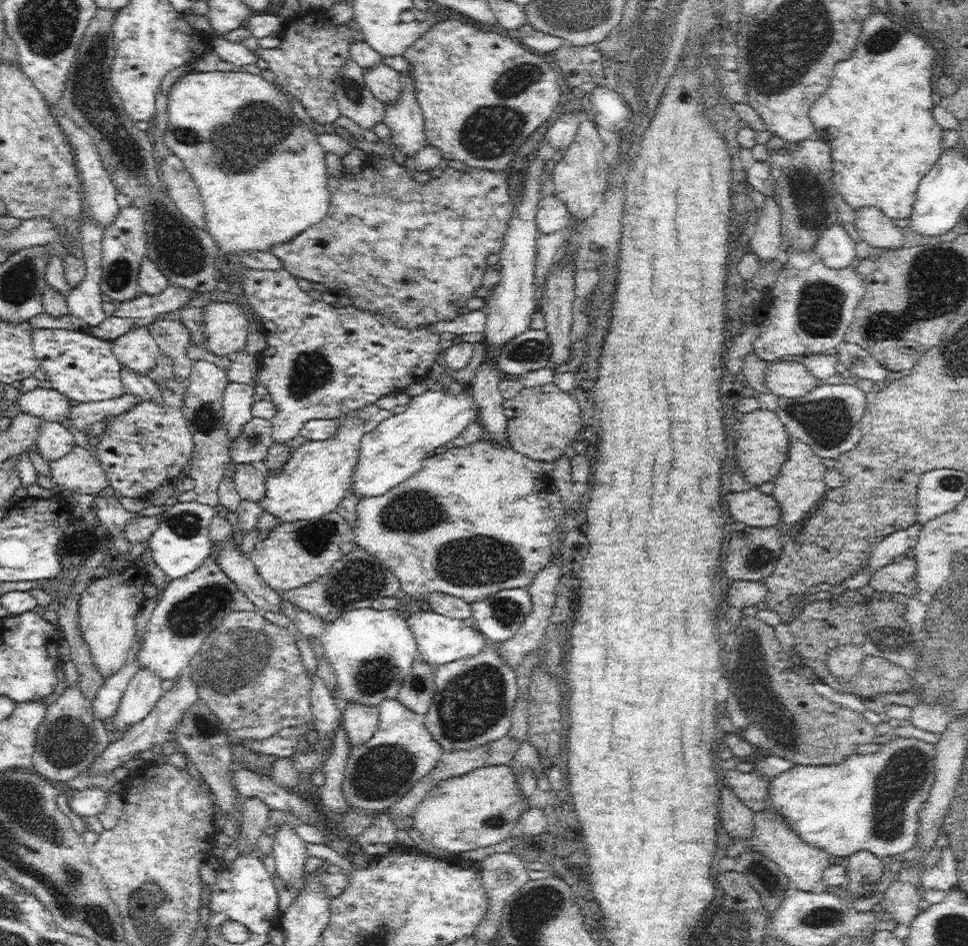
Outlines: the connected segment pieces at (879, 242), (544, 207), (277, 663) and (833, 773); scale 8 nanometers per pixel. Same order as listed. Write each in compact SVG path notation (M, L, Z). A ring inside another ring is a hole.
M873 206L859 208L855 212L855 226L862 240L874 248L896 249L904 240L903 229Z
M554 191L543 194L536 213L537 230L540 234L550 234L562 230L569 224L570 211L558 200Z
M236 611L227 614L225 620L220 623L204 640L201 650L192 658L189 667L186 671L191 675L191 679L196 685L199 698L205 705L219 718L223 727L226 728L231 740L236 742L244 742L244 740L264 740L270 738L273 734L278 733L284 727L301 727L304 729L306 721L310 720L311 716L311 702L310 702L310 688L312 686L312 679L307 674L304 663L302 663L302 656L295 636L284 627L280 627L264 619L261 611Z
M899 737L894 740L890 740L885 744L882 743L878 752L868 754L853 754L847 756L842 762L829 764L829 765L794 765L788 770L784 770L782 774L778 774L770 780L770 786L768 786L767 808L772 813L778 813L782 815L790 827L794 829L794 833L798 833L800 838L810 846L816 846L820 849L828 851L828 854L847 857L849 854L859 850L868 850L878 858L882 857L897 857L905 855L908 850L915 849L915 843L917 840L917 832L919 829L921 815L920 812L929 798L929 792L934 784L934 754L935 745L928 743L918 738Z

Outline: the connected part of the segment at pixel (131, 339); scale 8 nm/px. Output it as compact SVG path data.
M134 328L110 342L114 356L125 368L138 374L154 368L160 350L148 328Z

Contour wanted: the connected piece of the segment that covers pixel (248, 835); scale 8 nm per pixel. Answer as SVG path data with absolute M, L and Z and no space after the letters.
M252 798L241 802L241 817L239 835L234 840L237 845L238 854L253 854L253 848L256 847L256 841L264 833L264 828L268 824L270 809L262 800Z

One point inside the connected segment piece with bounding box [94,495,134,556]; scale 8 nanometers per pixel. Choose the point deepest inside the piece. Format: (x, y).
(110, 512)

